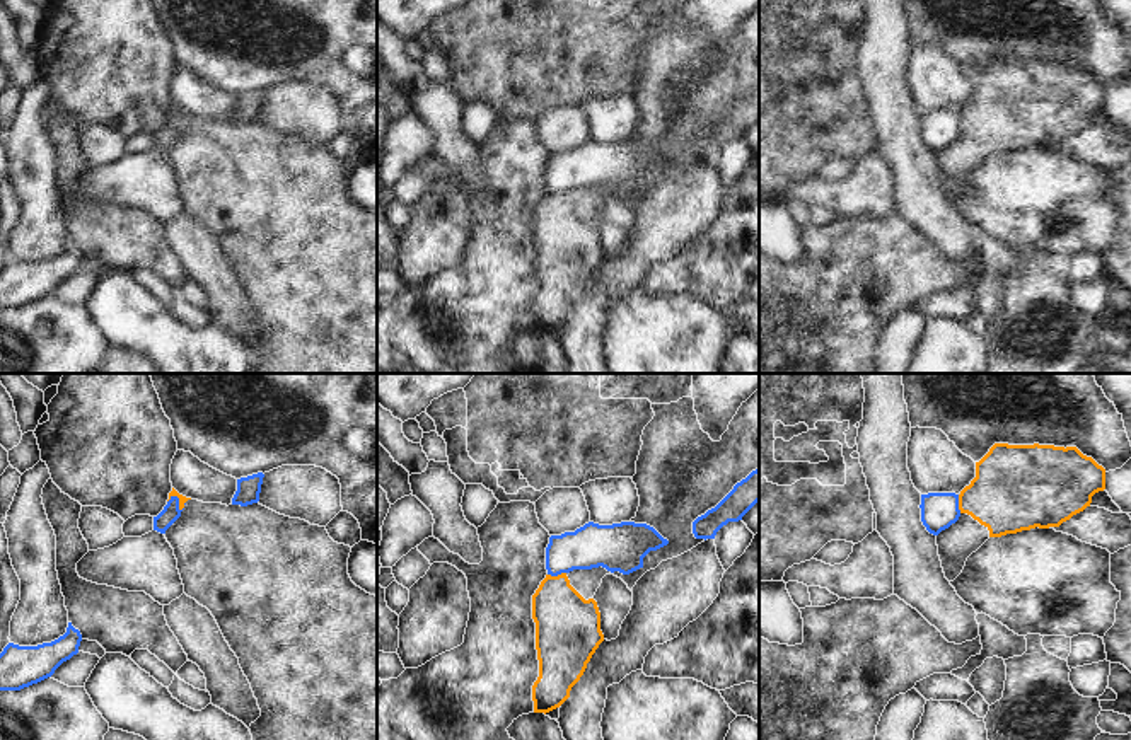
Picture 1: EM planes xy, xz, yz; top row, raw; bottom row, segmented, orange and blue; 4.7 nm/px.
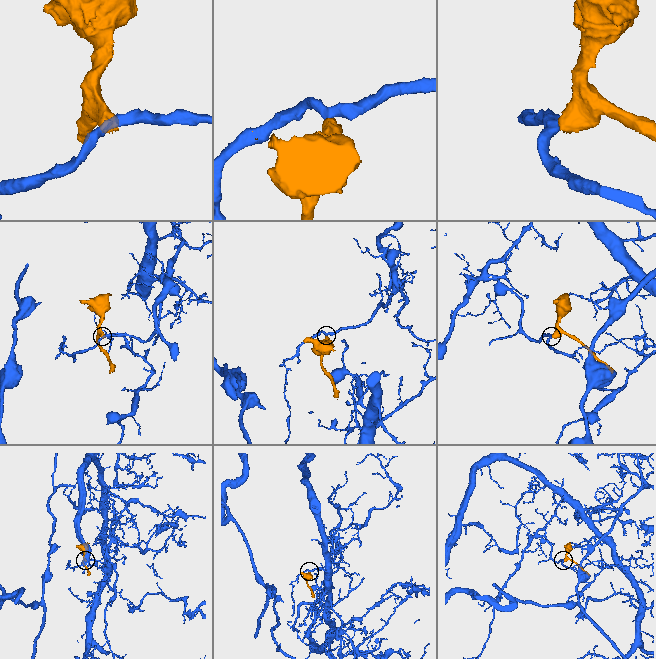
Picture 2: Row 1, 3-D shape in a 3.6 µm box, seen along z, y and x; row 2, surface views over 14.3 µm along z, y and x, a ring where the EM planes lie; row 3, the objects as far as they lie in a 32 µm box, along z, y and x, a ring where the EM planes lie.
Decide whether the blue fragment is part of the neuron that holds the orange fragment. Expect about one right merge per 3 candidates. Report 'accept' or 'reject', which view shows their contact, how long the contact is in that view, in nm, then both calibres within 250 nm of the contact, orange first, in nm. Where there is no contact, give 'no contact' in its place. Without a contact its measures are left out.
reject; contact in xz; length 90 nm; calibres 300 and 200 nm

